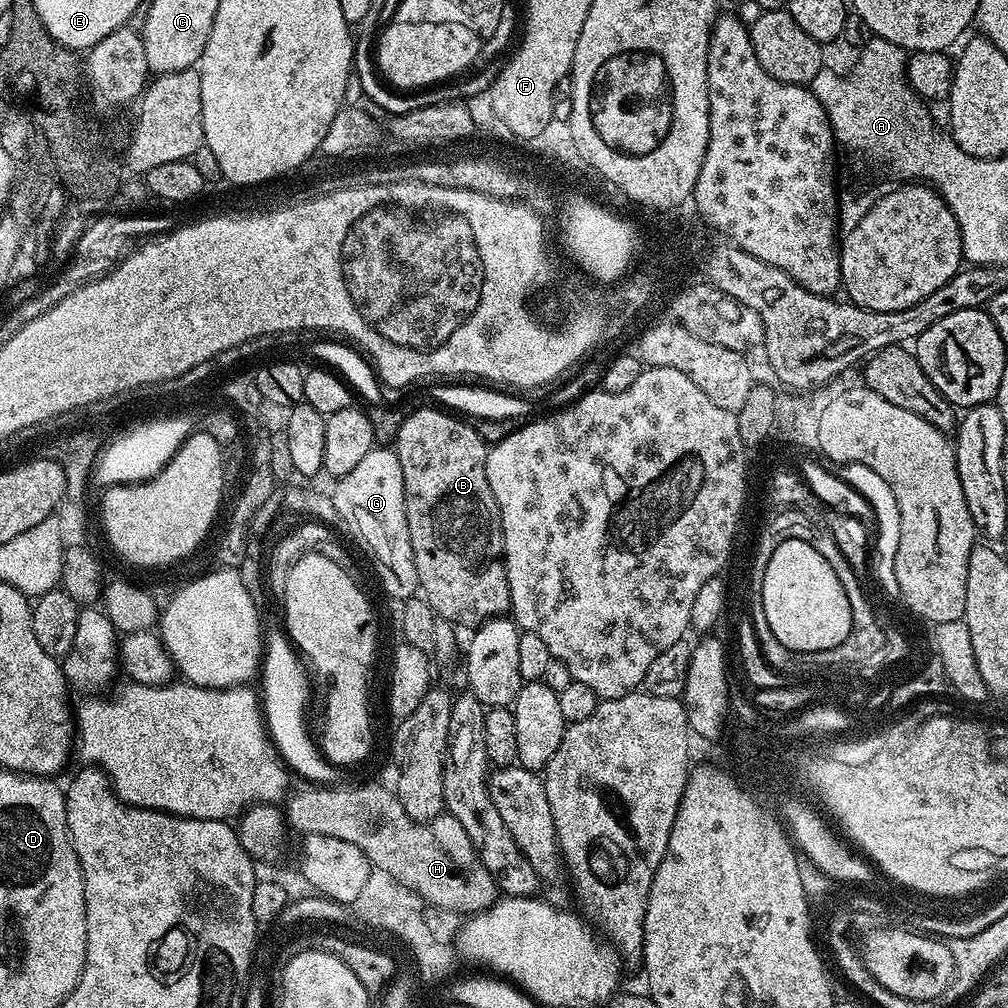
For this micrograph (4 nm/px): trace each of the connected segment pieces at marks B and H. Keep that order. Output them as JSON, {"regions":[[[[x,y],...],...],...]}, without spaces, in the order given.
{"regions":[[[[431,407],[409,411],[394,443],[398,462],[402,462],[406,522],[410,526],[418,588],[422,599],[435,610],[439,619],[453,626],[479,626],[486,620],[503,617],[512,607],[510,582],[506,582],[504,565],[504,531],[498,502],[490,490],[484,465],[489,445],[484,443],[471,423],[463,424],[463,419],[439,407]]],[[[368,784],[348,790],[334,790],[332,786],[310,786],[308,790],[296,793],[284,806],[289,824],[303,835],[322,834],[326,837],[342,838],[350,845],[358,846],[365,859],[375,868],[385,870],[395,882],[412,891],[427,905],[459,914],[475,914],[492,907],[498,899],[496,877],[482,866],[474,846],[462,830],[462,822],[443,812],[428,821],[415,821],[403,809],[393,789],[380,784]]]]}

